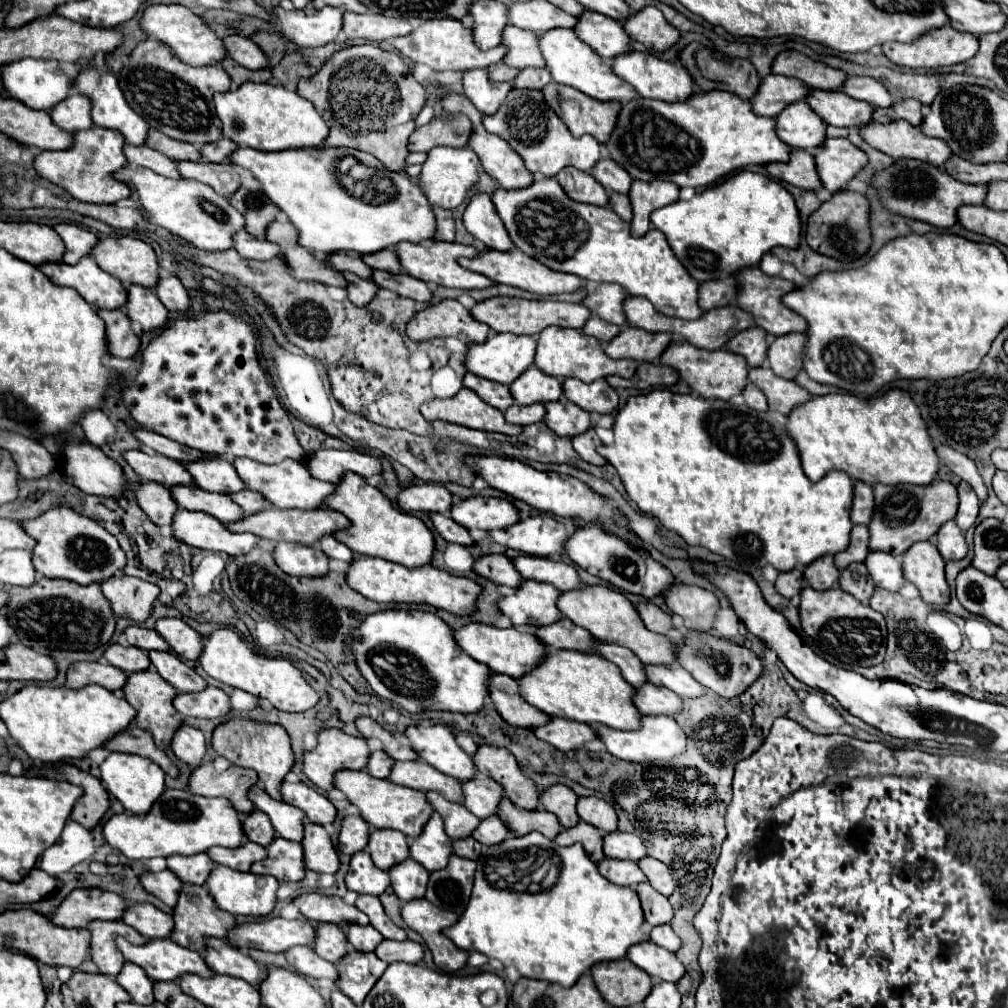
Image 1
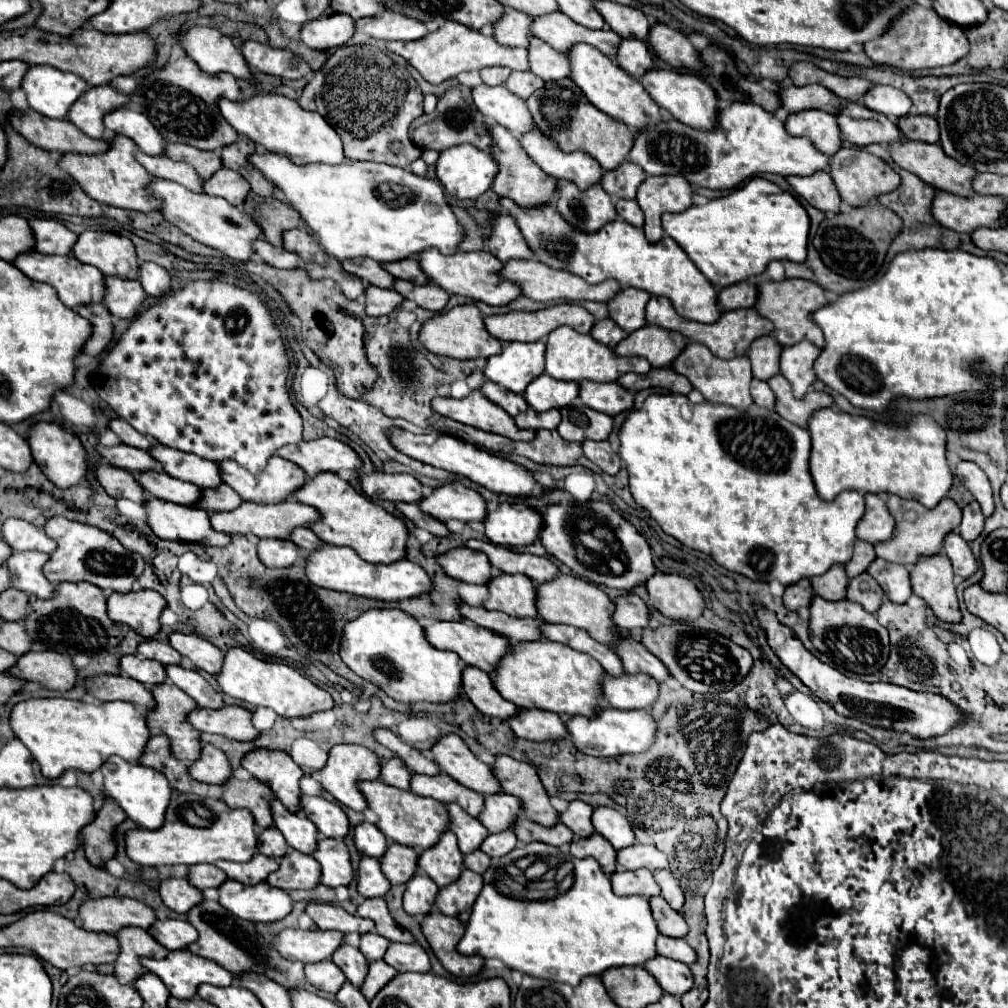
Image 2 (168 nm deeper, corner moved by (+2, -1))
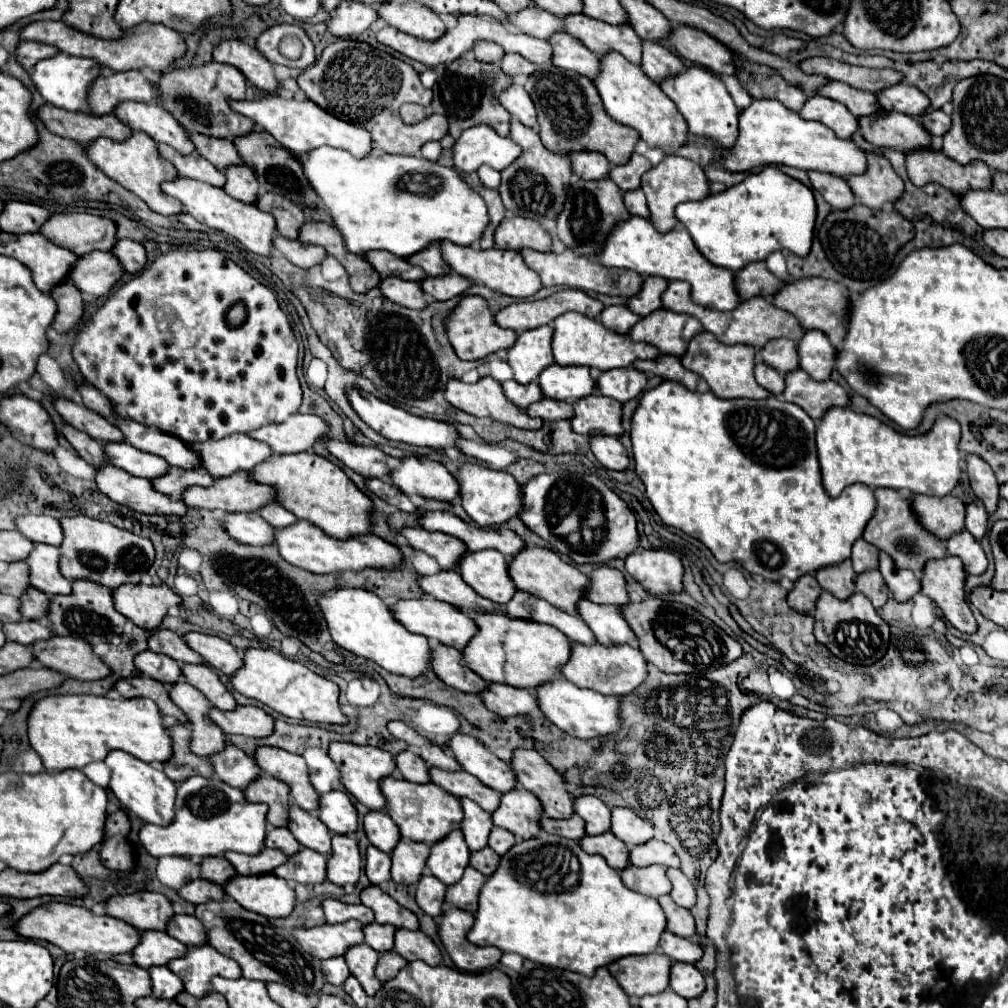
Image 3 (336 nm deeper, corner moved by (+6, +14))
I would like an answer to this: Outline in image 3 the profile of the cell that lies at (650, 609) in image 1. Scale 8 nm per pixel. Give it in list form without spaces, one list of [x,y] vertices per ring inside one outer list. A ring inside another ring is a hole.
[[[599,566],[593,570],[591,582],[583,590],[583,596],[591,602],[597,602],[597,604],[623,606],[629,602],[623,574],[615,568],[609,568],[609,566]]]

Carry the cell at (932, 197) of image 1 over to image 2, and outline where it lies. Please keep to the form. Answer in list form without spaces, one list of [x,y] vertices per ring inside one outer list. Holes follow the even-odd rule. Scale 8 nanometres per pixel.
[[[935,191],[931,201],[931,213],[937,223],[947,229],[969,233],[977,227],[1005,225],[1005,199],[995,195],[959,197],[947,191]]]

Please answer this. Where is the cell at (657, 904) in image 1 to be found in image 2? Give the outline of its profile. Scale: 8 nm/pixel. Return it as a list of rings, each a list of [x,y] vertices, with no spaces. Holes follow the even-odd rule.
[[[649,897],[647,899],[649,905],[651,905],[651,913],[655,917],[655,923],[657,923],[657,929],[659,933],[663,935],[669,935],[669,937],[683,937],[687,933],[687,923],[685,919],[681,919],[681,915],[677,911],[673,911],[663,897]]]

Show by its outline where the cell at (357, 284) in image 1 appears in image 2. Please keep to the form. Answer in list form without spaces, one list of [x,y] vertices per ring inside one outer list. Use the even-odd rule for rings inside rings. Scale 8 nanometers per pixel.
[[[375,285],[365,287],[365,313],[367,315],[389,315],[393,313],[403,297],[393,289],[381,289]]]

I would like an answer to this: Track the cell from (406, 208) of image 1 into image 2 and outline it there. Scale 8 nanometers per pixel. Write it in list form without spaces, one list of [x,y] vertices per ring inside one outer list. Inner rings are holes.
[[[267,151],[249,155],[249,163],[257,167],[265,175],[265,179],[269,179],[275,185],[275,189],[279,189],[285,195],[285,203],[289,207],[299,211],[301,219],[305,219],[309,229],[315,233],[323,251],[339,261],[353,257],[371,257],[379,263],[399,261],[431,247],[439,249],[445,255],[451,255],[455,253],[459,241],[463,239],[463,229],[457,223],[445,199],[441,183],[435,179],[413,175],[407,169],[399,169],[385,163],[349,161],[349,159],[341,165],[323,165],[323,163],[295,165],[287,157]]]

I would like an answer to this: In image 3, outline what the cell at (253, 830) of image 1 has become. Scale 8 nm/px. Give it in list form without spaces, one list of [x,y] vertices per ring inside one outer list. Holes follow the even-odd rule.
[[[271,828],[271,830],[267,832],[265,846],[269,846],[269,848],[277,848],[277,850],[285,852],[287,856],[297,854],[299,848],[301,848],[301,844],[295,840],[295,836],[293,836],[287,828]]]

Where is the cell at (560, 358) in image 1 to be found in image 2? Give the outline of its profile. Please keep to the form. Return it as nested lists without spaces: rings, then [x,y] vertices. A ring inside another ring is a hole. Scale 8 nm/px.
[[[557,327],[547,335],[547,349],[545,349],[545,373],[553,379],[563,381],[617,381],[619,375],[633,371],[633,373],[647,373],[651,369],[647,359],[641,357],[617,357],[607,345],[595,341],[591,335],[577,333],[573,327]]]

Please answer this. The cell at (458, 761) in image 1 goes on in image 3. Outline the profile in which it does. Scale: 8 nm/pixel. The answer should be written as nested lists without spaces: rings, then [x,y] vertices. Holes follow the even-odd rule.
[[[461,732],[455,734],[451,738],[449,750],[455,754],[463,770],[473,774],[485,786],[497,790],[499,794],[505,794],[517,788],[517,778],[513,768],[507,762],[499,760],[491,750],[487,750],[473,736],[467,736]]]

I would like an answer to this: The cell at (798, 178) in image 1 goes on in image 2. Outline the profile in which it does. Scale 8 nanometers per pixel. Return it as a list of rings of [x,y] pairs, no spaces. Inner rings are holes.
[[[817,171],[817,175],[809,177],[787,177],[789,185],[797,195],[801,195],[809,205],[825,211],[825,213],[839,213],[841,197],[837,187],[827,171]]]

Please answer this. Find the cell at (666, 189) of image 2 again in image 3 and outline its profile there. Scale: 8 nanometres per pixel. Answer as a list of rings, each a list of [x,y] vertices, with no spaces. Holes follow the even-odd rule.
[[[667,156],[659,166],[645,172],[645,176],[641,180],[641,190],[647,196],[647,204],[651,210],[651,222],[663,234],[673,230],[679,224],[679,220],[675,218],[677,204],[687,202],[687,200],[701,200],[711,194],[709,180],[707,180],[703,168],[697,162],[691,162],[681,156]]]

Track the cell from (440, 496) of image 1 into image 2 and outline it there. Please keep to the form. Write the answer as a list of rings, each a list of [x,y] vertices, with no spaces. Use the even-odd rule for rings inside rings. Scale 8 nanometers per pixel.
[[[375,471],[371,475],[361,475],[361,487],[373,501],[419,503],[425,497],[423,485],[413,475],[389,475]]]

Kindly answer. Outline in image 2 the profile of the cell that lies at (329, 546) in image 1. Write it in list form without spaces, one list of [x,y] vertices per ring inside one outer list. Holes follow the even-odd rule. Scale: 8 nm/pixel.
[[[299,527],[297,531],[293,531],[293,535],[289,537],[293,543],[297,543],[301,549],[305,549],[307,553],[313,553],[313,551],[317,551],[317,547],[321,547],[321,545],[325,545],[311,529],[307,529],[307,527]]]

